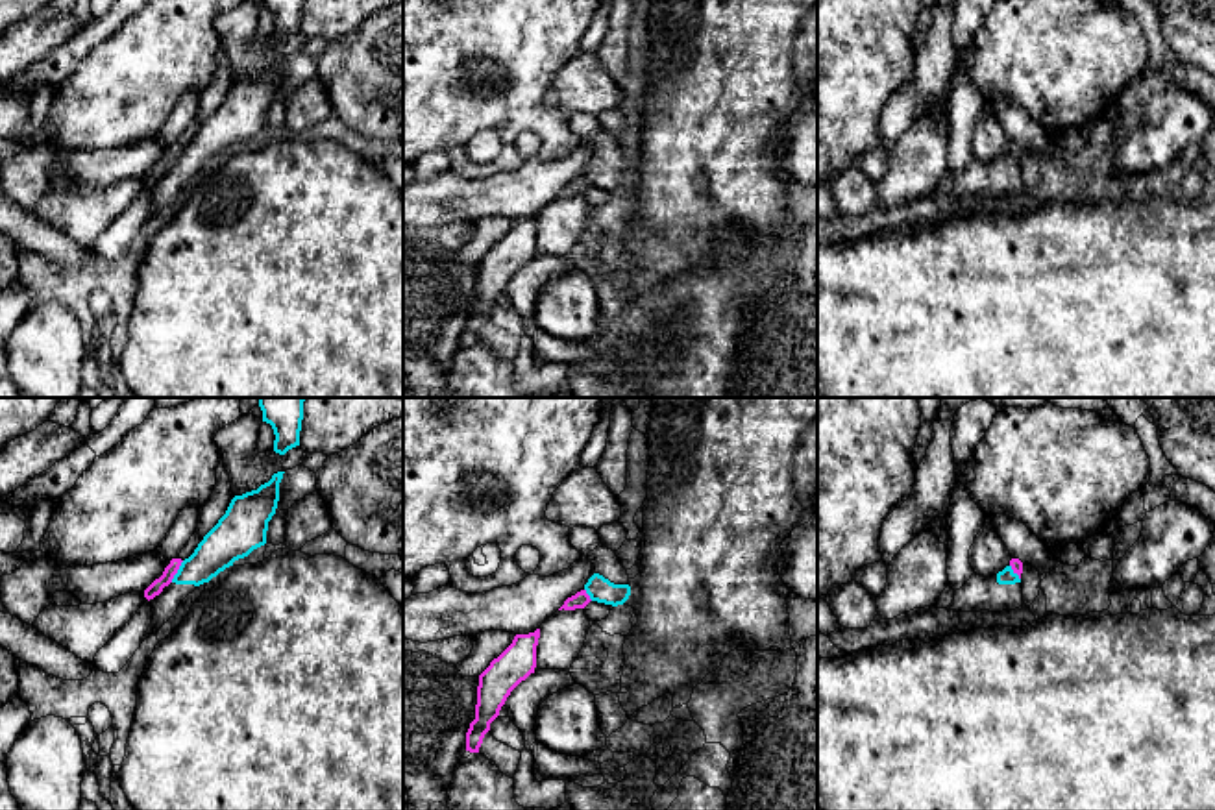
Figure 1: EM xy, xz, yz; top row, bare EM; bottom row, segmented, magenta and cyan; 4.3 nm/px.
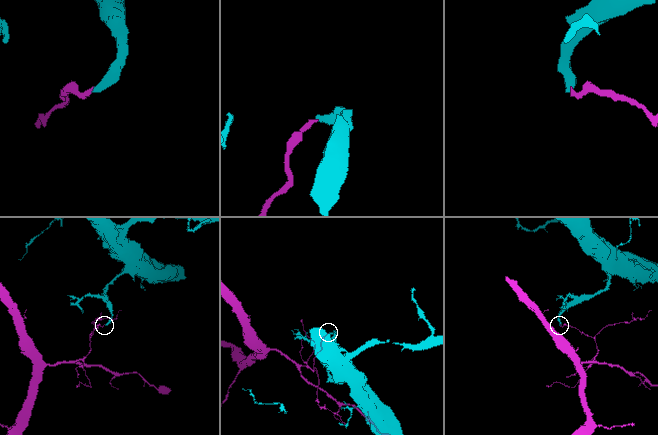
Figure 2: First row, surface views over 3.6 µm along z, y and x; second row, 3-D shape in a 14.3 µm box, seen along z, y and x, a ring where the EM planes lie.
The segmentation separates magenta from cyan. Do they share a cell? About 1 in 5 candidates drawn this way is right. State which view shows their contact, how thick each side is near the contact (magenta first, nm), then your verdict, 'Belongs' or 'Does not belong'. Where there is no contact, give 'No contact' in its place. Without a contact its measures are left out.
Touches magenta in xy. Thickness 60 nm (magenta) against 170 nm. Does not belong

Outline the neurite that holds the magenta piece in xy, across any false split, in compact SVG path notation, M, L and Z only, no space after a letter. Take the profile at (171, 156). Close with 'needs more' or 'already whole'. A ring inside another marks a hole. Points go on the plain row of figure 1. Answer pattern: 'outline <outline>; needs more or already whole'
outline M172 144L170 150L165 153L163 161L159 165L155 165L146 176L144 176L144 183L150 187L155 181L159 181L163 178L165 172L168 172L174 165L174 161L178 159L179 152L181 152L181 144Z; already whole

